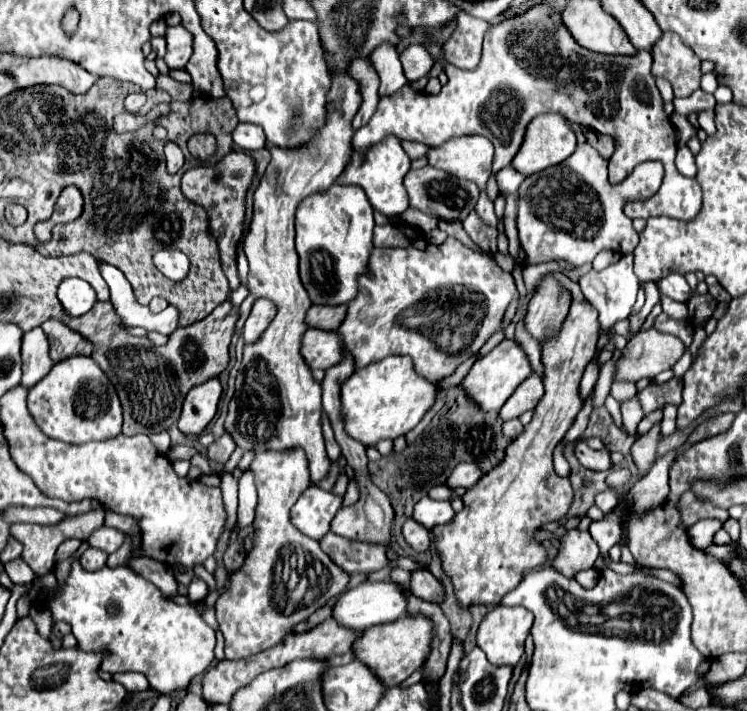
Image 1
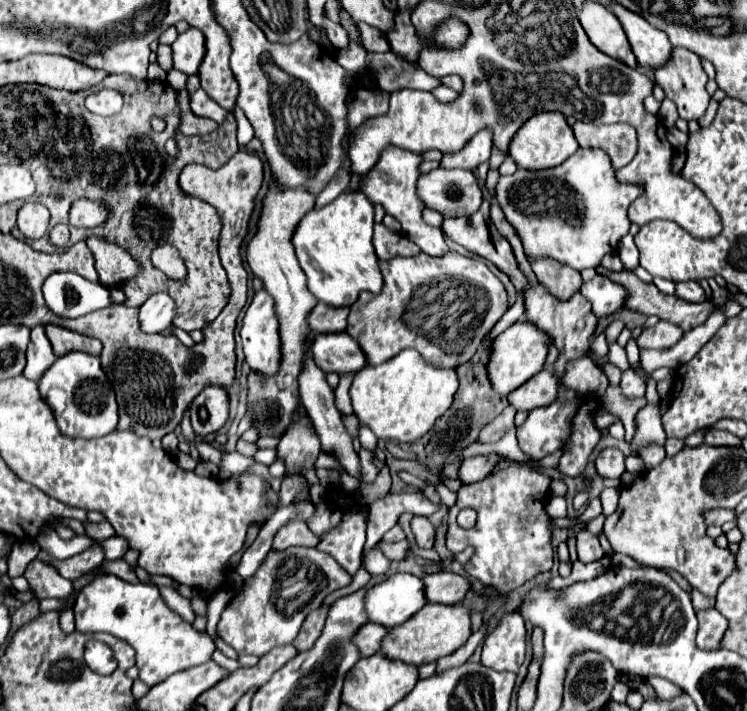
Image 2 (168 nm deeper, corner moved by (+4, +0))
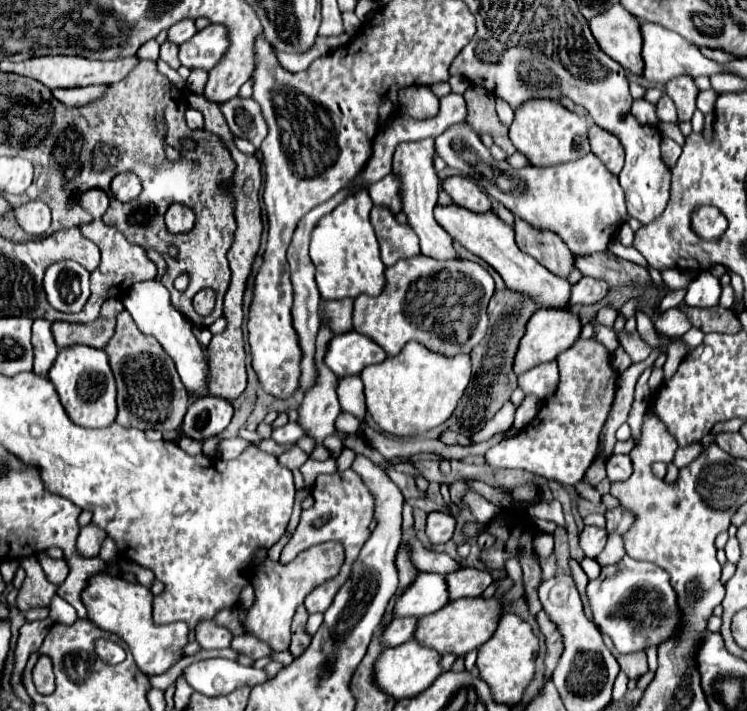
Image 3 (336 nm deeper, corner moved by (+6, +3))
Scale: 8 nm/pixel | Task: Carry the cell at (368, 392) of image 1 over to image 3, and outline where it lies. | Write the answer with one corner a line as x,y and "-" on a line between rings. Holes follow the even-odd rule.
408,342
398,356
386,358
382,364
372,364
362,370
360,374
364,382
364,396
366,396
366,408
372,414
374,422
384,434
406,438
406,436
420,436
442,422
450,418
450,414
456,408
456,402
460,400
464,388
470,382
470,356
458,354
456,358
446,358
440,354
430,352
418,342

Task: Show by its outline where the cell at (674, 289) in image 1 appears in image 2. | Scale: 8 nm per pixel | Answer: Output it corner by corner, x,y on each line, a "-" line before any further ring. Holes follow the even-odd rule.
696,281
676,283
676,295
680,299
684,299
684,301
690,301
690,303
702,303
702,301
706,301
706,291

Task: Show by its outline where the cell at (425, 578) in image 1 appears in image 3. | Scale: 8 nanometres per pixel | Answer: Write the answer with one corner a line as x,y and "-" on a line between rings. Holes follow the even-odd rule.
460,568
456,572
446,574
446,586
450,590
450,600
458,598
476,598
492,584
492,576
488,570
476,568

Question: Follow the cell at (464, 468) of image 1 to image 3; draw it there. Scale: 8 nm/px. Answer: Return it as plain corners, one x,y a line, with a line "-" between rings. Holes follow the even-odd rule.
576,340
568,350
564,350
556,358
560,366
560,384
554,396
550,396
544,406
540,408
540,414
532,420
532,424
524,430
520,430
514,438
502,440
500,444
492,446
484,458
486,464
492,468
522,468
534,474
540,474
548,480
556,480
560,484
578,484
592,464
598,448
598,436
600,430
608,418
610,406
614,402
614,392
616,392
616,370
612,368
610,362
610,352
596,340

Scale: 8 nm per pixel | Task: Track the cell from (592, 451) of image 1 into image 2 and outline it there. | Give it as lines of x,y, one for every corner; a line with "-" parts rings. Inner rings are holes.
602,449
596,457
596,471
600,477
608,479
620,479
626,471
624,467
624,455
618,449

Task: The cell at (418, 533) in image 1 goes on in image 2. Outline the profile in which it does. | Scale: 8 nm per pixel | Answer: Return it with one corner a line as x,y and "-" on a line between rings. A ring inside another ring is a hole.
414,517
412,519
412,529
414,529
414,535
416,535
416,543
420,547
424,547
424,549
432,549
434,547
436,529
426,517

